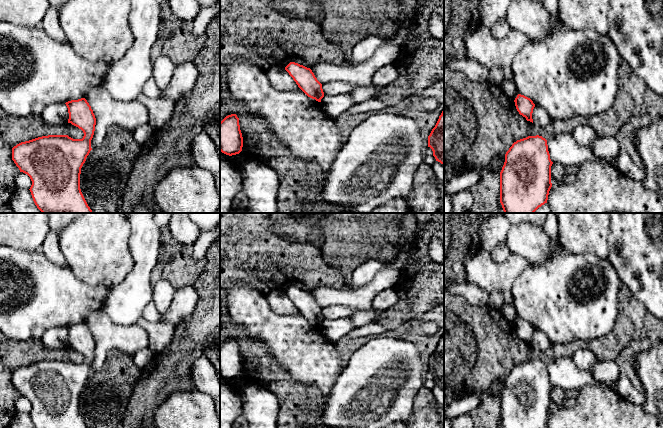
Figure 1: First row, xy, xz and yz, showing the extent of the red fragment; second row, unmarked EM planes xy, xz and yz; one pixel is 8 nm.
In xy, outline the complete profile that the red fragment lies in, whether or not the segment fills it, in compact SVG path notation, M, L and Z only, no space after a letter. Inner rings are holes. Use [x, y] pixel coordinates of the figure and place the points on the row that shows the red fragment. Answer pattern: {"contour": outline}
{"contour": "M85 98L65 103L68 108L68 123L84 133L82 139L68 135L48 135L21 142L12 148L12 160L20 172L27 174L32 185L30 192L37 208L42 213L93 213L80 189L81 168L89 155L94 135L96 118Z"}

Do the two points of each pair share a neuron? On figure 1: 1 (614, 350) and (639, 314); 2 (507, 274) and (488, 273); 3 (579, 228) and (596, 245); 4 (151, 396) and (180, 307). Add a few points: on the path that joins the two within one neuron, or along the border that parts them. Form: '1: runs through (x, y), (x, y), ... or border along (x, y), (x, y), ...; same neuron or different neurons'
1: runs through (616, 341), (632, 323); same neuron
2: runs through (502, 274), (493, 274); same neuron
3: runs through (583, 232), (592, 241); same neuron
4: border along (193, 310), (175, 326); different neurons

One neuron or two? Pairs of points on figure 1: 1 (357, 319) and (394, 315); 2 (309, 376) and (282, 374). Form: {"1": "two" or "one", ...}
{"1": "two", "2": "two"}

